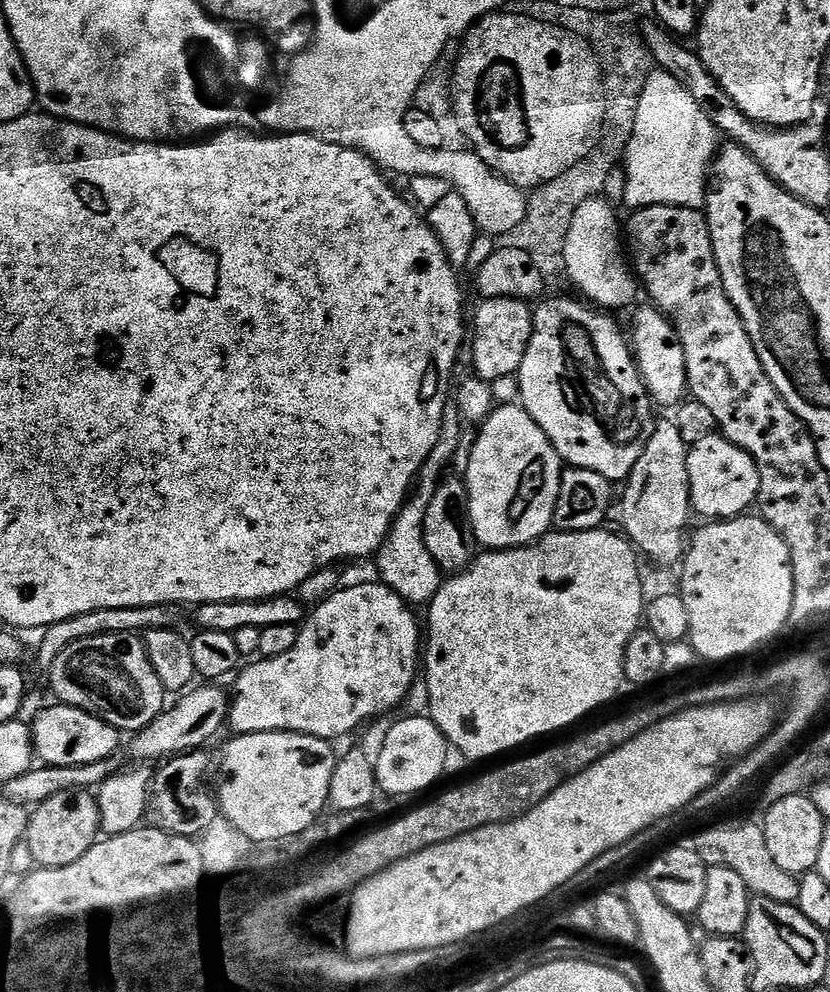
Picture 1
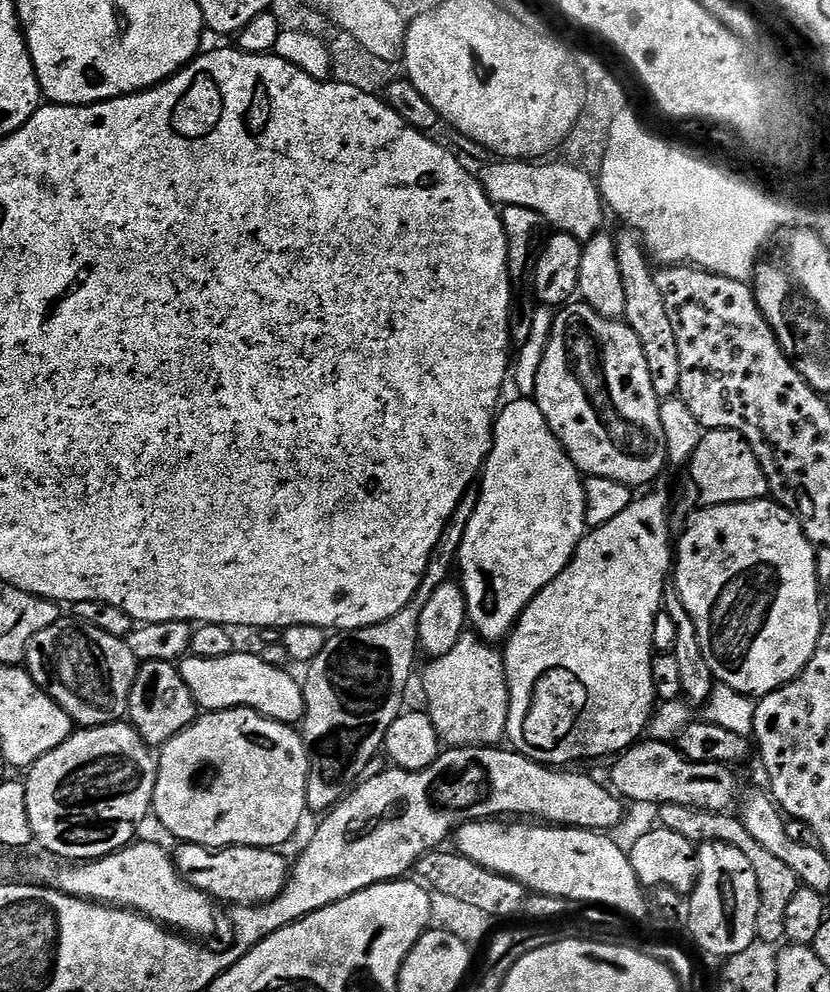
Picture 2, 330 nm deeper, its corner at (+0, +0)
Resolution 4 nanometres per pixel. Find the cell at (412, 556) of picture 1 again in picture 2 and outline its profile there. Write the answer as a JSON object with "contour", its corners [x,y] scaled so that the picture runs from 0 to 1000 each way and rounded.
{"contour":[[[564,635],[552,643],[547,655],[514,666],[511,673],[511,698],[516,701],[513,717],[536,751],[547,754],[598,752],[608,745],[612,737],[612,684],[607,681],[606,660],[593,653],[596,652],[592,648],[580,645],[572,636]]]}

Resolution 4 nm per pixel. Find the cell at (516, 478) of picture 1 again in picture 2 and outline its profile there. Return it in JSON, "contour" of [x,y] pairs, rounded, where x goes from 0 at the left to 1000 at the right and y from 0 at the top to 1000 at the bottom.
{"contour":[[[620,401],[601,412],[593,433],[593,455],[576,484],[578,501],[561,530],[552,561],[552,588],[559,595],[564,629],[584,647],[606,647],[622,632],[634,611],[689,565],[706,539],[704,484],[682,458],[675,443],[663,433],[653,413],[641,401]]]}

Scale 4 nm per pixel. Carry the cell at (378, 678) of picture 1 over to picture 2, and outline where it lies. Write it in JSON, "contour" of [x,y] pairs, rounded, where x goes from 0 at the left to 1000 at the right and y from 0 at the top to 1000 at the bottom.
{"contour":[[[282,655],[276,661],[267,663],[239,663],[227,659],[216,666],[214,672],[219,688],[224,688],[237,715],[246,718],[266,718],[278,714],[305,714],[313,721],[324,722],[327,726],[348,732],[360,731],[366,725],[366,696],[363,686],[355,685],[349,679],[351,676],[320,671],[320,667],[316,667],[312,659],[304,658],[302,661],[301,658],[289,657],[289,655]]]}

